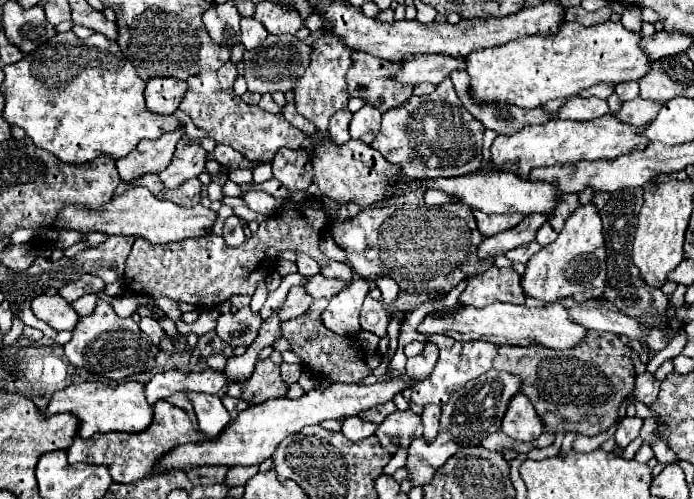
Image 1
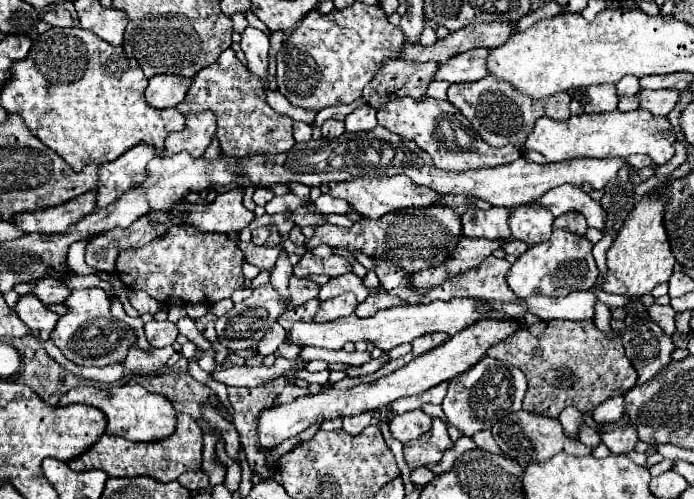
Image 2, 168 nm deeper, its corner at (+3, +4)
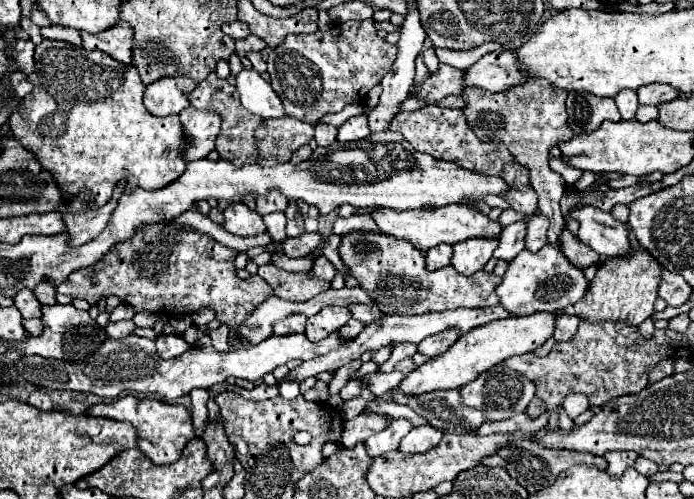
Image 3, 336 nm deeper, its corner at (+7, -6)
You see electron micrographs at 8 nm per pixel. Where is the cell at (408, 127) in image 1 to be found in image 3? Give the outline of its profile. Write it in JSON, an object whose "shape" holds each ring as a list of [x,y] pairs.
{"shape":[[[425,105],[423,109],[409,111],[409,113],[401,111],[391,119],[389,131],[401,133],[405,137],[405,141],[409,141],[413,145],[415,151],[429,153],[433,159],[453,161],[453,163],[457,163],[465,169],[471,169],[471,171],[481,171],[485,175],[503,177],[507,183],[513,183],[513,191],[509,191],[509,195],[503,195],[503,199],[515,211],[519,211],[523,215],[533,215],[533,211],[537,209],[537,193],[527,185],[529,171],[513,159],[513,155],[509,153],[507,147],[479,141],[473,135],[473,131],[469,131],[465,117],[461,115],[459,109],[441,109],[437,105]]]}

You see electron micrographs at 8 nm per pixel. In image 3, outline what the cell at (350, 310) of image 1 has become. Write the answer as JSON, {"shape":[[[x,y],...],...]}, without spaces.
{"shape":[[[323,307],[317,315],[307,319],[305,335],[309,341],[321,341],[329,333],[341,329],[351,319],[351,311],[347,307]]]}

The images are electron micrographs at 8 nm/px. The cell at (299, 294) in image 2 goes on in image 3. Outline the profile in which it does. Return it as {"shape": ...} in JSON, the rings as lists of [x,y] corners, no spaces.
{"shape":[[[271,263],[259,267],[259,277],[271,285],[277,297],[287,301],[309,301],[321,291],[329,289],[329,283],[321,283],[321,279],[313,279],[309,273],[289,273],[277,269]]]}

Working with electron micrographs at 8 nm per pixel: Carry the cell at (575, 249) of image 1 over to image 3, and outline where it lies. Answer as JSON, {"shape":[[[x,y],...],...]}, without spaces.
{"shape":[[[547,243],[537,253],[521,251],[521,255],[517,255],[517,259],[509,263],[501,285],[497,287],[497,297],[507,311],[513,311],[513,315],[531,315],[539,311],[557,313],[577,303],[585,295],[589,285],[591,283],[585,279],[583,269],[575,267],[569,259],[565,259],[561,247]]]}

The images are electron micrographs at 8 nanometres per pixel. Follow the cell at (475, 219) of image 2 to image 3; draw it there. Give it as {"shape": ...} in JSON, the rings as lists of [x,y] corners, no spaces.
{"shape":[[[481,237],[455,243],[451,265],[463,275],[473,275],[475,271],[483,269],[485,263],[493,257],[497,243],[499,239],[481,239]]]}

